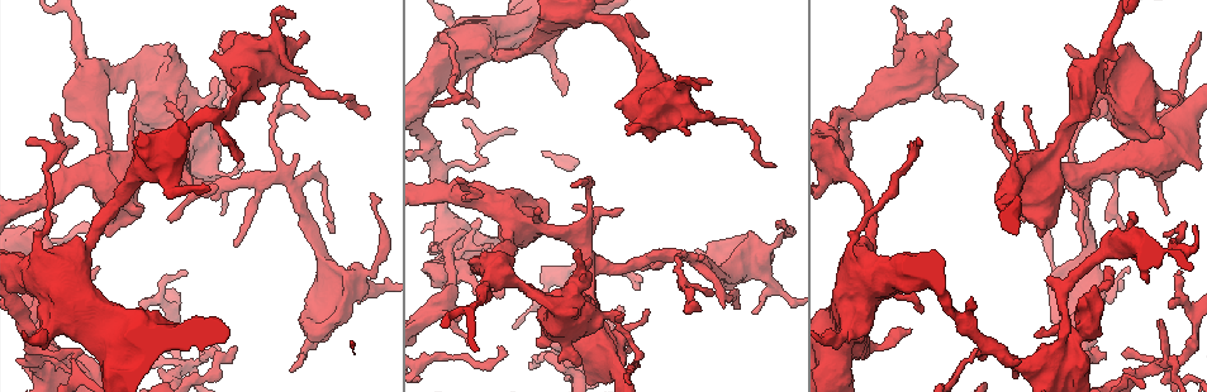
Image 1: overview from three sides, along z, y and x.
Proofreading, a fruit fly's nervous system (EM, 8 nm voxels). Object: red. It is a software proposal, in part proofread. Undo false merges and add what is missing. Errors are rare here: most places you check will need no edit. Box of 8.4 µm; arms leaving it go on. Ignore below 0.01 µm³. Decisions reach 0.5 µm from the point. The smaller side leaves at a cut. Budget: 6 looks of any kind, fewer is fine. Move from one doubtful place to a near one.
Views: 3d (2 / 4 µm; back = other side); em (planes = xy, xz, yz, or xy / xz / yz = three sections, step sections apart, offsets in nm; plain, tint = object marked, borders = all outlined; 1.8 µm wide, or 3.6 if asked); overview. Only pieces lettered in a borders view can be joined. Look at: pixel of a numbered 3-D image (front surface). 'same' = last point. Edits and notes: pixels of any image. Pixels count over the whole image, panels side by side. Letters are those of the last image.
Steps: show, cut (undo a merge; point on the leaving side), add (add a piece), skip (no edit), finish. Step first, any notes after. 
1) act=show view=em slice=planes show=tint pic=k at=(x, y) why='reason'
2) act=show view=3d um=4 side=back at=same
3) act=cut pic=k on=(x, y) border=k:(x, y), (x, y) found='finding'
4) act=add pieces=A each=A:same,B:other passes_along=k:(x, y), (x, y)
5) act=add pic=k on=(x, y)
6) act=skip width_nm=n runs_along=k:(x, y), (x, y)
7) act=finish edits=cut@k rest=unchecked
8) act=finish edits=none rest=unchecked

act=show view=em um=3.6 slice=planes show=tint pic=1 at=(1142, 145) why='abrupt turn'

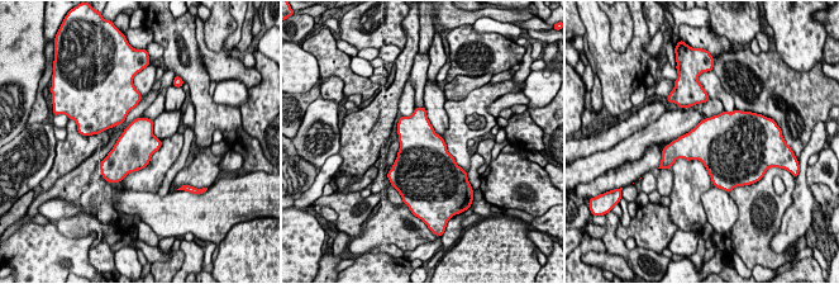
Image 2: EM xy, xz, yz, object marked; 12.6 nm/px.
act=show view=em um=3.6 slice=planes show=borders at=same

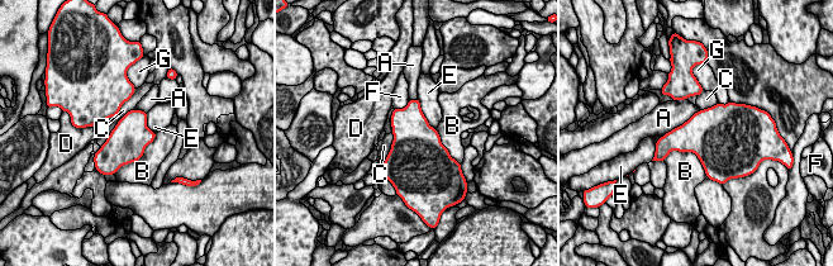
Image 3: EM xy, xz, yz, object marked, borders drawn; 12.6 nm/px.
act=skip width_nm=480 each=A:other,B:other,C:other,D:other,E:other,F:other,G:other border=3:(418, 98), (423, 115), (436, 129) found='all the same cell'

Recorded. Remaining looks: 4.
act=show view=em slice=planes show=borders pic=1 at=(634, 289) why='branch stops here'

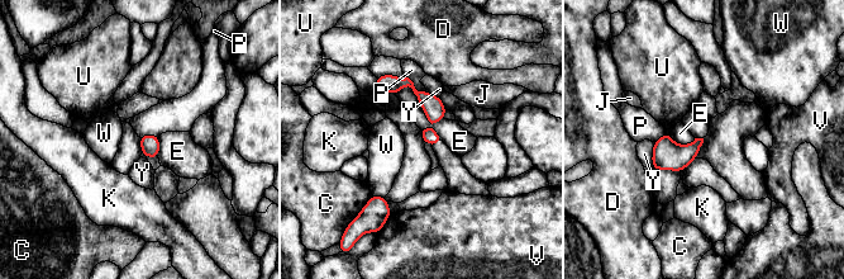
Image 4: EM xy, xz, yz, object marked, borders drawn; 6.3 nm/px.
act=skip each=C:other,D:other,E:other,J:other,K:other,P:other,U:other,V:other,W:other,Y:other border=4:(403, 86), (443, 141) found='none of them fits'

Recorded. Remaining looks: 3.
act=show view=3d um=4 pic=1 at=(895, 82) why='calibre changes'

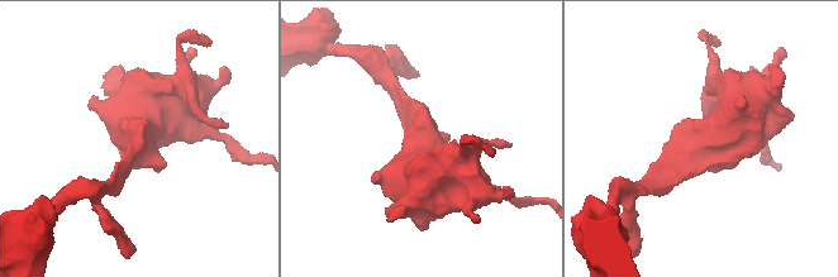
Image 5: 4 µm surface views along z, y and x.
act=show view=em um=3.6 slice=planes show=borders pic=5 at=(420, 137) why='now the EM'

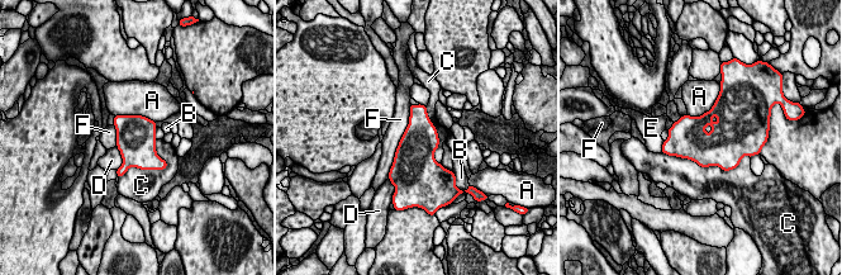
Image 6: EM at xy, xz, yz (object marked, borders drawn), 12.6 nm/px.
act=skip width_nm=480 each=A:other,B:other,C:other,D:other,E:other,F:other border=6:(410, 104), (409, 123), (388, 172) found='all the same cell'

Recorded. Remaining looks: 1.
act=finish edits=none rest=unchecked

